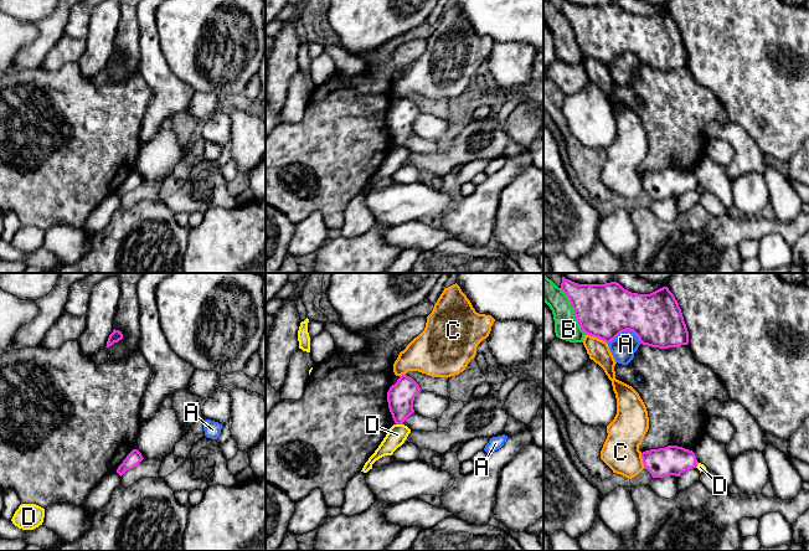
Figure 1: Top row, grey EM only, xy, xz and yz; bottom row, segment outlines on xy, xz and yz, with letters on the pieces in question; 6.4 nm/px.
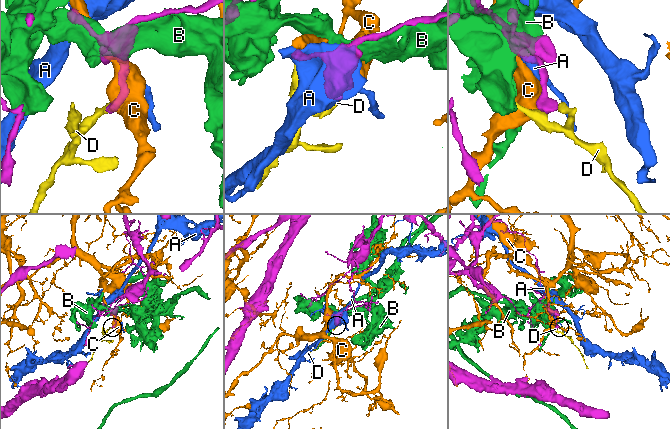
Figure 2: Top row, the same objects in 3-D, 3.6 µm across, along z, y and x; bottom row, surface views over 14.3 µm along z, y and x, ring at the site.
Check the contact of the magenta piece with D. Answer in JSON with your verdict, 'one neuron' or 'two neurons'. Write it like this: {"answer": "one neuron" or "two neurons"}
{"answer": "two neurons"}

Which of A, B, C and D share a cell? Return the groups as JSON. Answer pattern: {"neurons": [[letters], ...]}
{"neurons": [["A"], ["B"], ["C"], ["D"]]}

